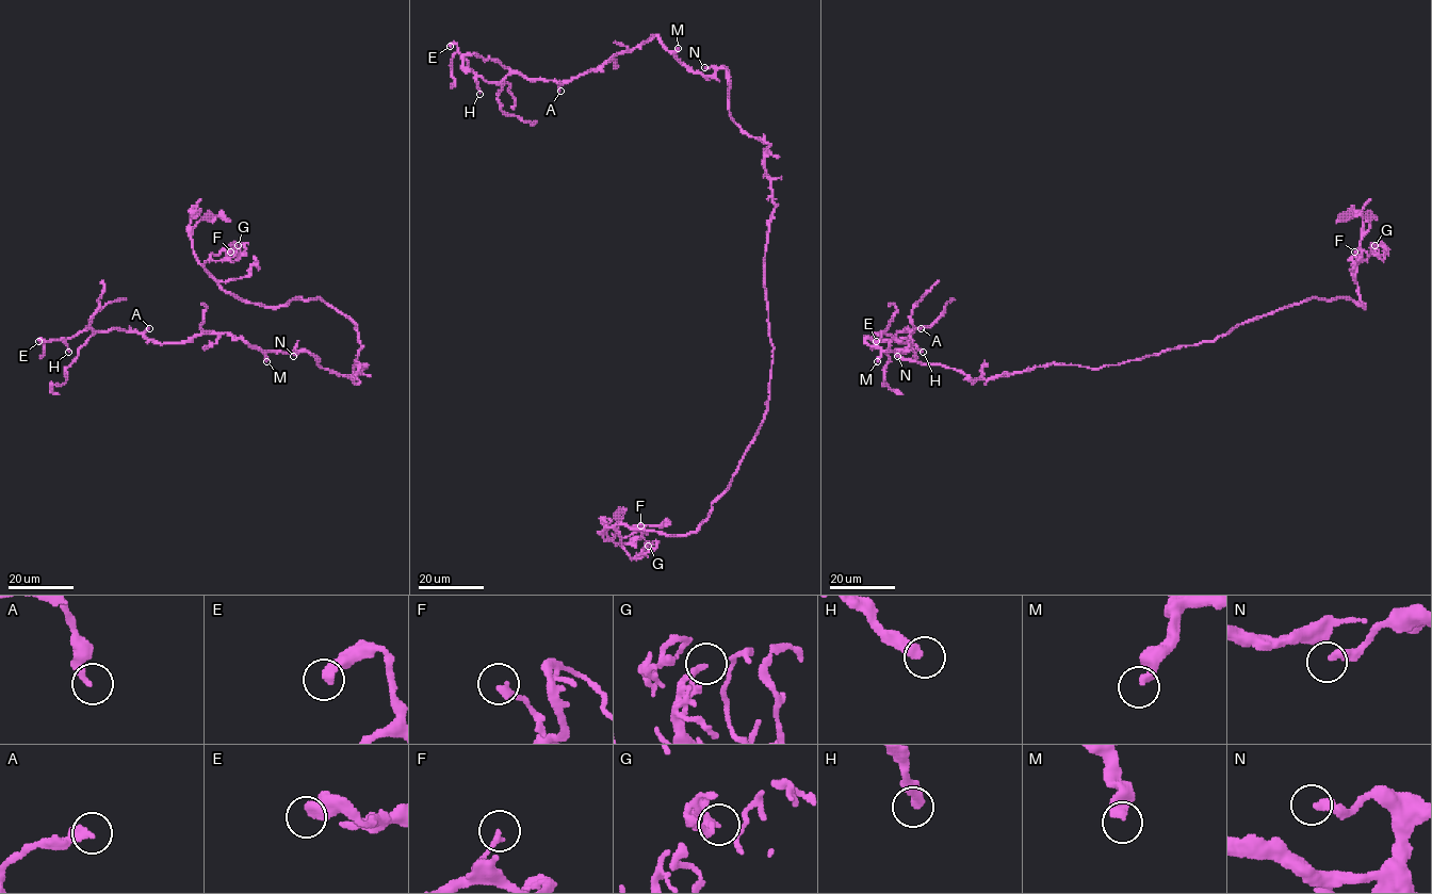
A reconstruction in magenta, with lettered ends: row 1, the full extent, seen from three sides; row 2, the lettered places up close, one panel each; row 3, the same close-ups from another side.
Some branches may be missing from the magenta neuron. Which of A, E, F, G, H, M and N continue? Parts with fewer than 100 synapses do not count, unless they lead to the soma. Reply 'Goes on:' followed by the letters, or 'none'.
Goes on: none

